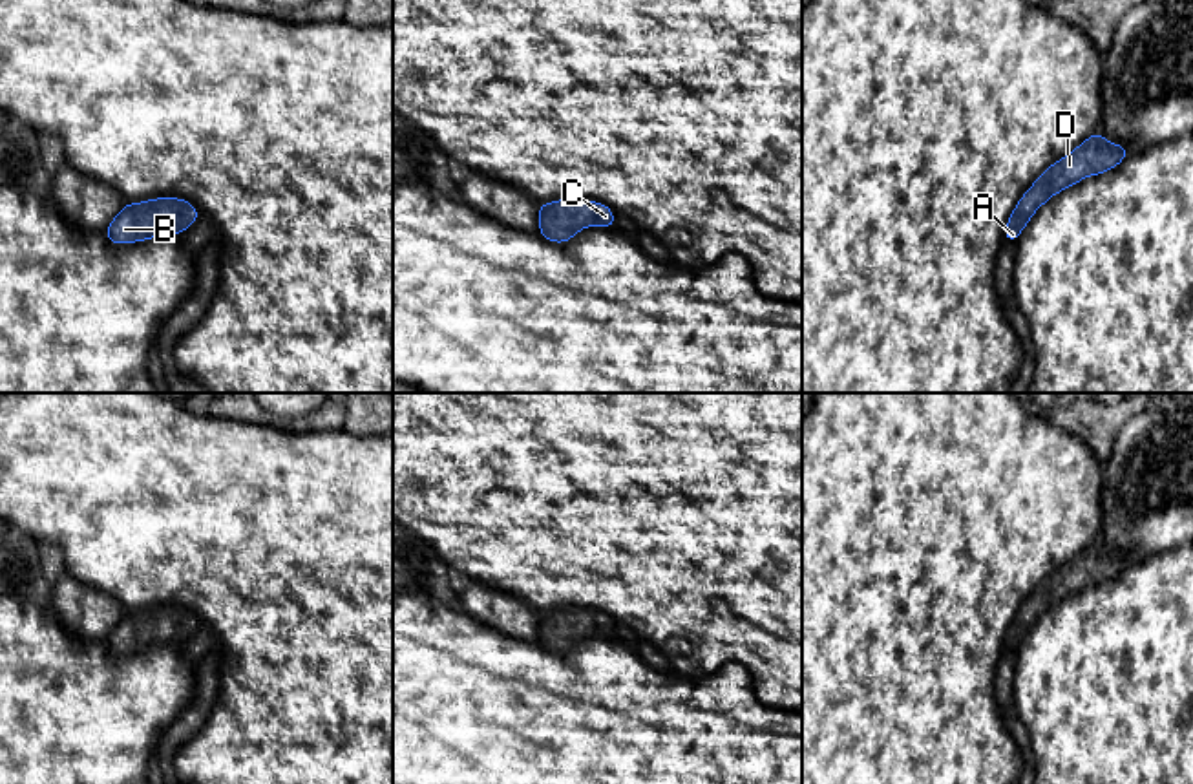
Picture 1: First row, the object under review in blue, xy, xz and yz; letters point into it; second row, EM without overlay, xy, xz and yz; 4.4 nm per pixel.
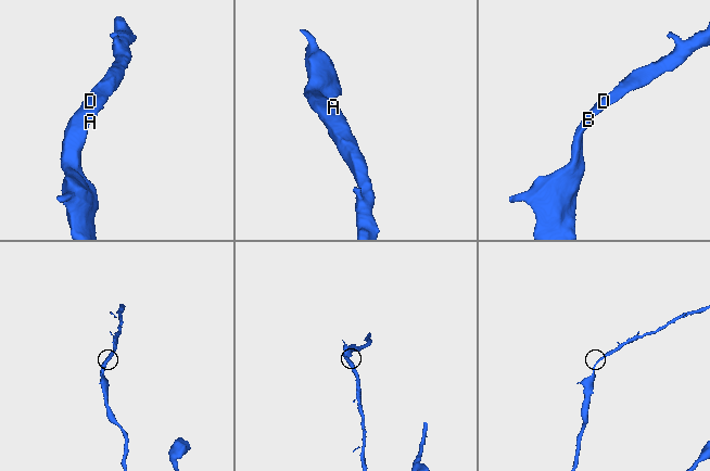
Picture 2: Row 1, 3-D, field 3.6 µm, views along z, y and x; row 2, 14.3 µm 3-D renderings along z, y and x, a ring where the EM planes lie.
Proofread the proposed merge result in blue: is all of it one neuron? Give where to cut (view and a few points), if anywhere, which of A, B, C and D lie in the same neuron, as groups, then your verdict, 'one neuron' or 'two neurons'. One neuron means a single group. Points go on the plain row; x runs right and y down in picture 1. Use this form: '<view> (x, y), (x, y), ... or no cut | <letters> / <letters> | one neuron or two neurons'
no cut | A B C D | one neuron

